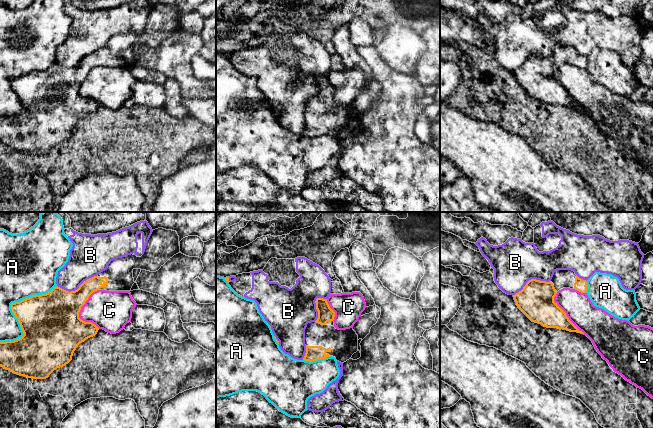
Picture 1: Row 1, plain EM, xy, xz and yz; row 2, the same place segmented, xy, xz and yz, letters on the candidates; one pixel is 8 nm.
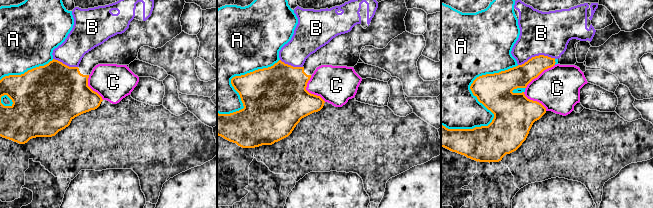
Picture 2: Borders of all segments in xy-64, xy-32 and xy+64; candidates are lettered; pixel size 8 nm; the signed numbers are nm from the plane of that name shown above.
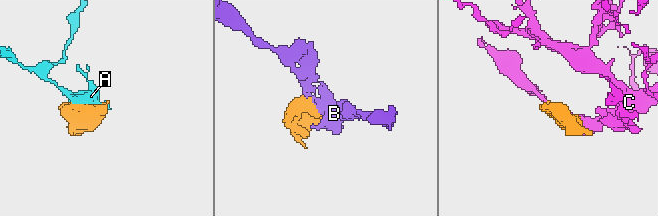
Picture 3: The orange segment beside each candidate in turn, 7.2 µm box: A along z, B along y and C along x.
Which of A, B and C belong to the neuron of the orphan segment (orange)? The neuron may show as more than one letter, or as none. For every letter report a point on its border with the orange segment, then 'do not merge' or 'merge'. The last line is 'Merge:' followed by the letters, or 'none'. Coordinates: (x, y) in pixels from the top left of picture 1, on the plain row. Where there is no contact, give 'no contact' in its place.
A: contact xy (11, 84); do not merge
B: contact xy (77, 65); do not merge
C: contact xy (79, 87); do not merge
Merge: none

